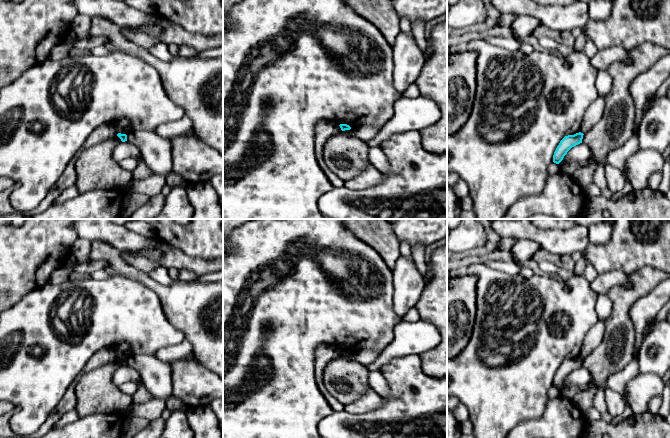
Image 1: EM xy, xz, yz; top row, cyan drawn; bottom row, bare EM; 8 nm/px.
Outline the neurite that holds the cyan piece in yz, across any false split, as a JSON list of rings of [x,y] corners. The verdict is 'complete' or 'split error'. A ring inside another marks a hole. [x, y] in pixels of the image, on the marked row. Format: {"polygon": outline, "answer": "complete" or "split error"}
{"polygon": [[[579,132],[574,135],[565,136],[557,146],[554,155],[553,162],[559,164],[567,152],[574,146],[582,143],[583,133]]], "answer": "complete"}

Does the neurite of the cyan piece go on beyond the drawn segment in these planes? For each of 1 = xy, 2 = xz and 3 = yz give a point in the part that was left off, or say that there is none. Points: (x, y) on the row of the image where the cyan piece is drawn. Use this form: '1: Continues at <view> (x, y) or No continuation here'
1: No continuation here
2: No continuation here
3: No continuation here

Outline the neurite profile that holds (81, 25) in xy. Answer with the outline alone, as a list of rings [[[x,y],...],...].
[[[78,14],[72,21],[71,29],[76,33],[77,39],[87,40],[92,38],[91,29],[92,19],[86,15]]]

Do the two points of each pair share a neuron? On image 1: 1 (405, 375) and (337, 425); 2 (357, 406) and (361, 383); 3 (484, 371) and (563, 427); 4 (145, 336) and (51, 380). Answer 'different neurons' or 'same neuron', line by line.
1: same neuron
2: different neurons
3: different neurons
4: same neuron

